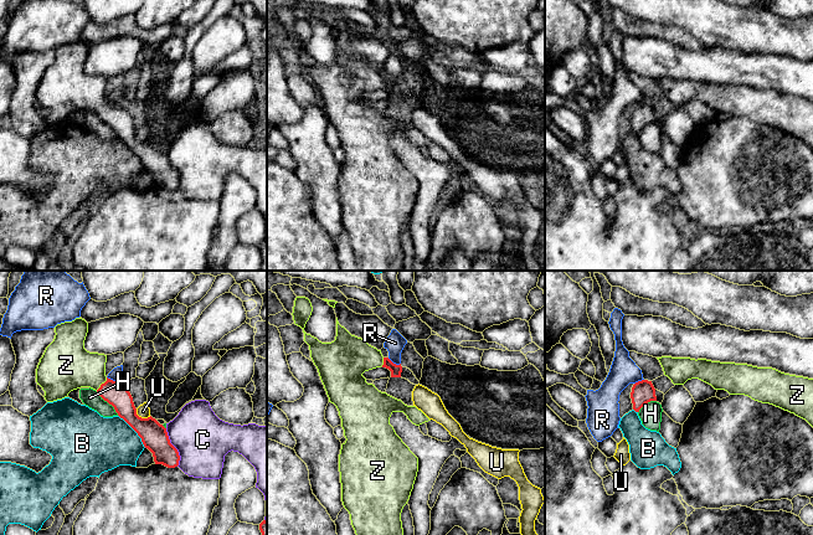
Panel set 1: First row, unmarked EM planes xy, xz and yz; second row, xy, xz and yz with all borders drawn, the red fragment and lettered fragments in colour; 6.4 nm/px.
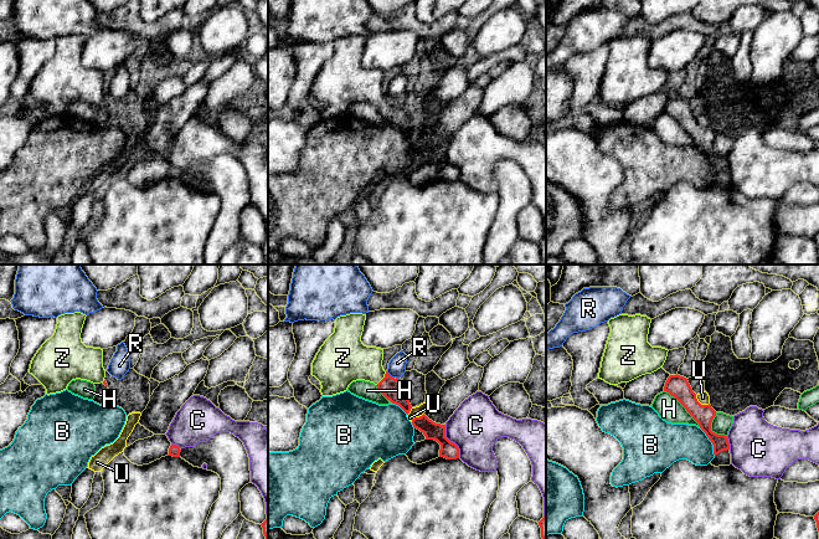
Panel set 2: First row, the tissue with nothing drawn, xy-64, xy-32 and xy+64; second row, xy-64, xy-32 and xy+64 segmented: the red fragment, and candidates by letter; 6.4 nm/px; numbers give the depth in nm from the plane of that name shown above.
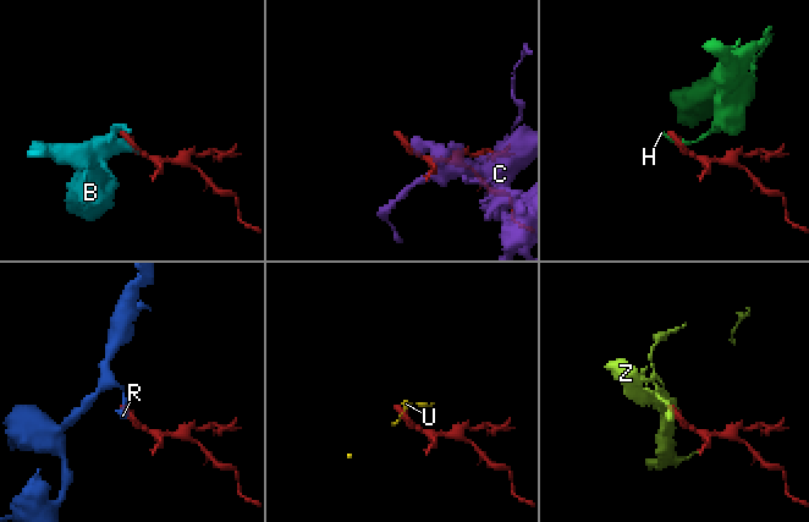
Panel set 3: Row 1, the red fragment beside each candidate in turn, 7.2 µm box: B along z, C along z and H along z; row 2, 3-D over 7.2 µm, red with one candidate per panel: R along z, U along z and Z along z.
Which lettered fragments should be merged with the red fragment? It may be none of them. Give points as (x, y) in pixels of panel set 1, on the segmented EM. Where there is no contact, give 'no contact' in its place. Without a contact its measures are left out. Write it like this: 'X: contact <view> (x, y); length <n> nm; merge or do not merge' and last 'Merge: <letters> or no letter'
B: contact xy (134, 430); length 280 nm; do not merge
C: contact xy (174, 447); length 260 nm; do not merge
H: contact xy (108, 402); length 220 nm; do not merge
R: contact xy (114, 381); length 110 nm; do not merge
U: contact xy (140, 417); length 120 nm; do not merge
Z: contact xy (102, 384); length 120 nm; merge
Merge: Z

